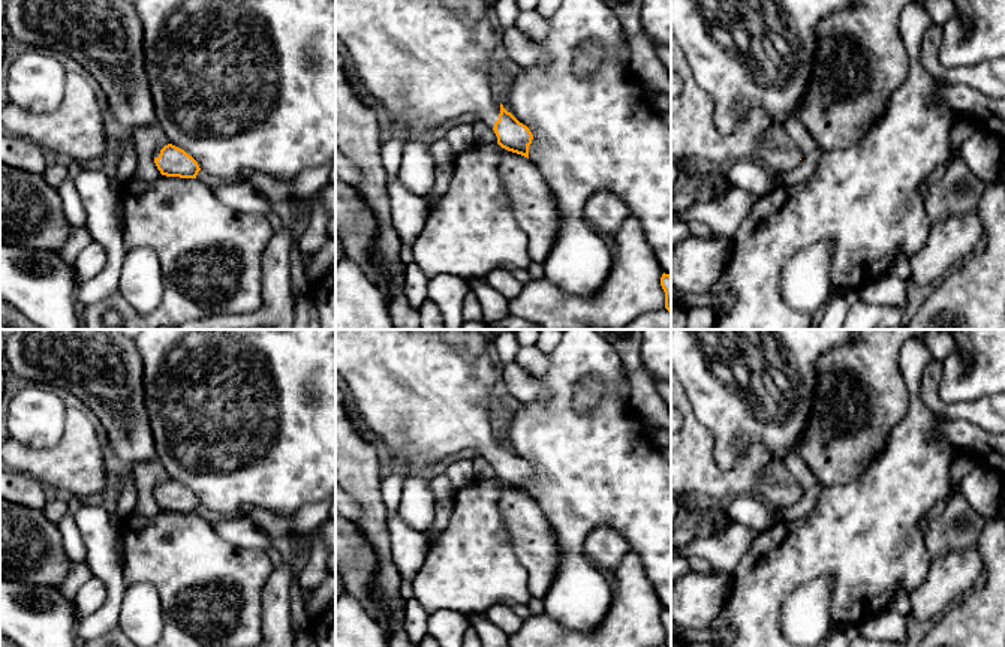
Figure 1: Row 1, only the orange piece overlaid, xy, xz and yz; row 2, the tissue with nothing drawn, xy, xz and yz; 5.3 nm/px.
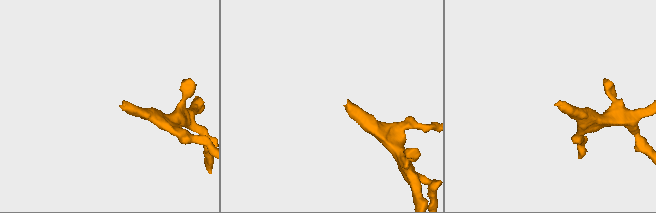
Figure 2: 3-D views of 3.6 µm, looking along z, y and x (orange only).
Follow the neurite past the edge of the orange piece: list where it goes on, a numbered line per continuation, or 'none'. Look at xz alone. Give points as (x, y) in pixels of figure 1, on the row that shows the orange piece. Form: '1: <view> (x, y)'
1: xz (418, 59)

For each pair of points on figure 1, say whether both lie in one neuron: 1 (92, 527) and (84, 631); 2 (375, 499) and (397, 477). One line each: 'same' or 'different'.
1: same
2: different

